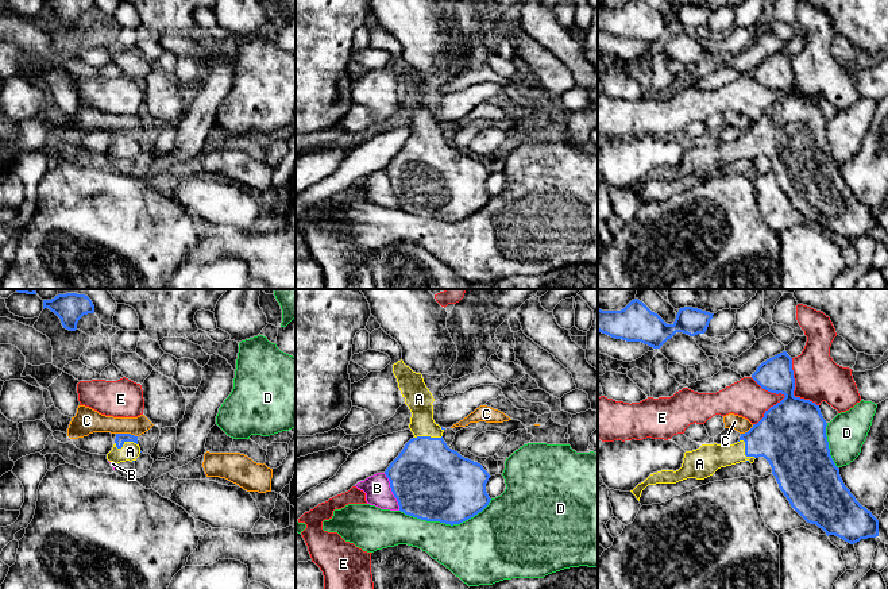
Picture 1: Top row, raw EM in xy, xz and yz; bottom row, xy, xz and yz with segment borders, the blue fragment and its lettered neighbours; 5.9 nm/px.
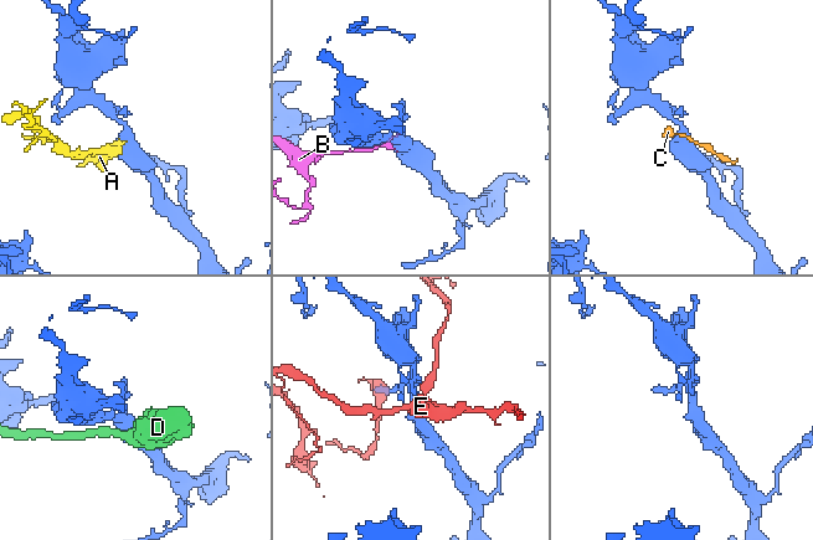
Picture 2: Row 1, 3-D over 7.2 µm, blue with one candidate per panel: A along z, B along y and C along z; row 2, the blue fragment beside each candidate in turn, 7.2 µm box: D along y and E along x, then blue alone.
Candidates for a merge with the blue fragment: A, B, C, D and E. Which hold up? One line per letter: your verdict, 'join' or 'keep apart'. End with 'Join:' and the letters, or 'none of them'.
A: join
B: keep apart
C: keep apart
D: keep apart
E: keep apart
Join: A

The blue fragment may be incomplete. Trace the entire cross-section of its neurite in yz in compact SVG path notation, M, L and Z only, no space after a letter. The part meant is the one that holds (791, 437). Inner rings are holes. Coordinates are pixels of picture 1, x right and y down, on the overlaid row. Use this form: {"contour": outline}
{"contour": "M783 351L765 362L752 378L771 393L785 397L765 411L764 417L741 434L734 444L702 444L686 451L682 467L650 474L630 490L640 501L648 485L704 480L718 469L764 457L791 507L826 535L854 544L879 536L879 520L845 486L826 436L819 405L794 396L792 358Z"}

